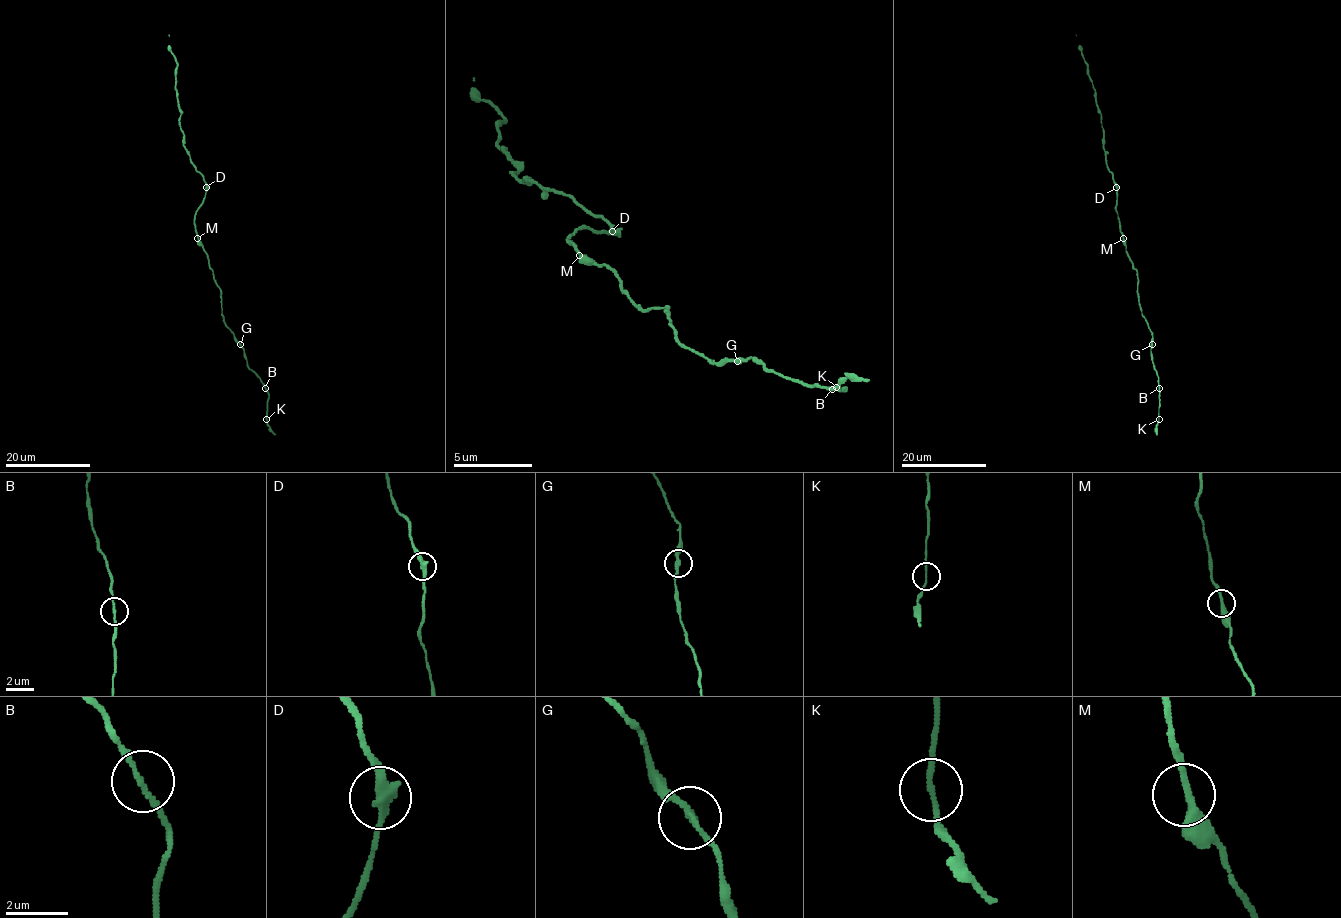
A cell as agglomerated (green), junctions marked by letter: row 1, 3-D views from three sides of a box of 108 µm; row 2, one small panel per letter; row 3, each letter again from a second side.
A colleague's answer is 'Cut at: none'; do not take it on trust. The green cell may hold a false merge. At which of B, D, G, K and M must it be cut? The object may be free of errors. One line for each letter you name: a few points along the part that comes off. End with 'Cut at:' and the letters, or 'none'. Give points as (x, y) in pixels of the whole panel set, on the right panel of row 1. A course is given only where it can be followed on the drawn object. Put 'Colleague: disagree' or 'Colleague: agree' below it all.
Cut at: none
Colleague: agree

